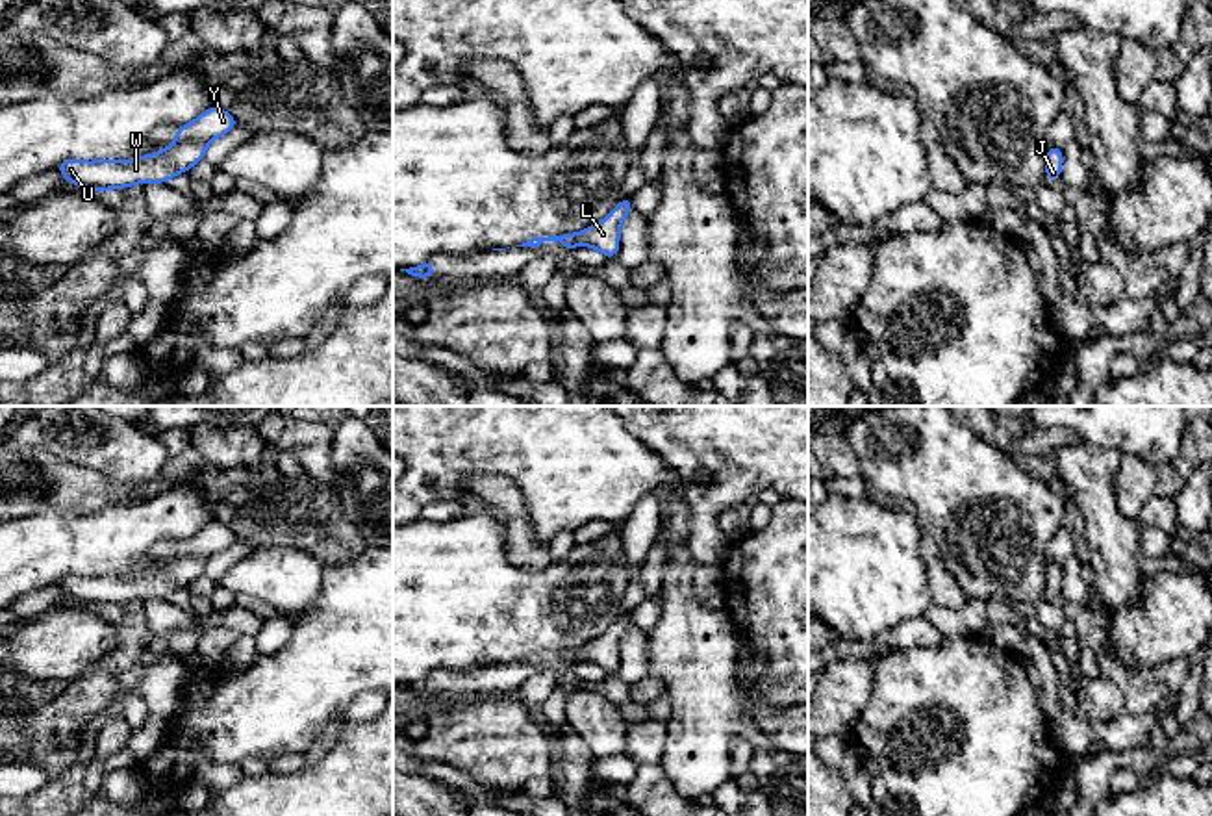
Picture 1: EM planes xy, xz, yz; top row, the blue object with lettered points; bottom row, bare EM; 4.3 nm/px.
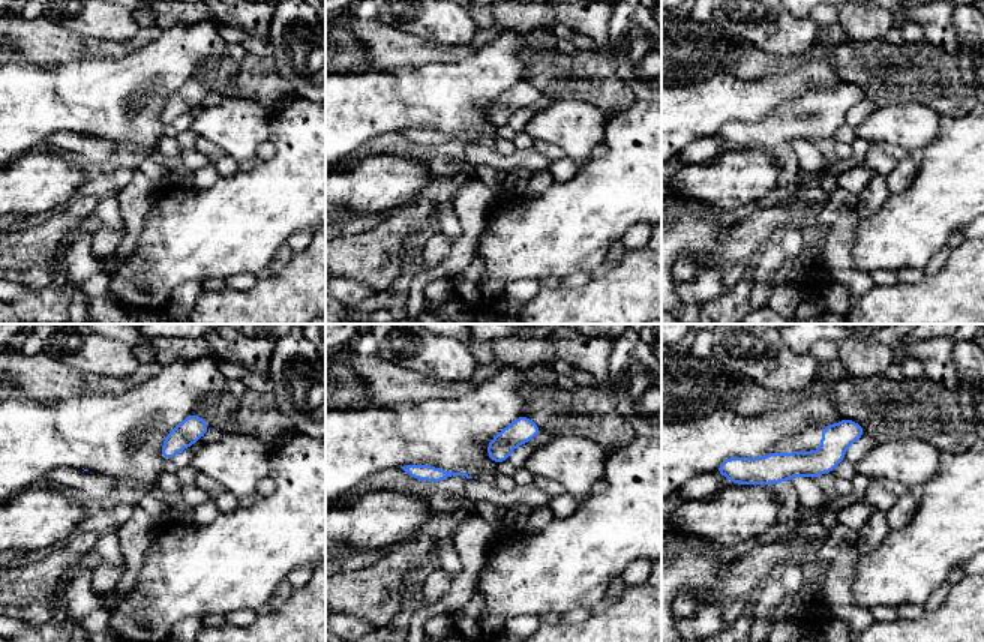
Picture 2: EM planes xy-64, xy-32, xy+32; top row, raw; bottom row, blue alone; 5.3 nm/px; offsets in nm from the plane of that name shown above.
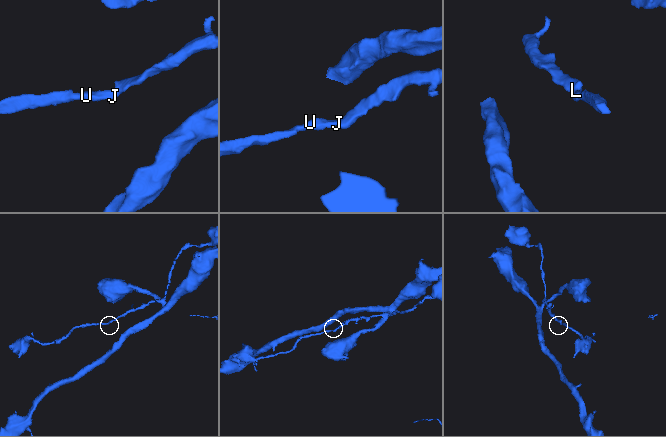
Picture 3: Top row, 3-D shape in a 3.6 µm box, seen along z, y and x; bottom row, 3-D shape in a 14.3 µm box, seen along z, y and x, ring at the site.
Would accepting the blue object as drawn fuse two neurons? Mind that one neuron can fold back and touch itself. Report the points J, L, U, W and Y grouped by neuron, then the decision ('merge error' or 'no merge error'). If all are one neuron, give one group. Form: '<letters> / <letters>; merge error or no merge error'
J L U W Y; no merge error

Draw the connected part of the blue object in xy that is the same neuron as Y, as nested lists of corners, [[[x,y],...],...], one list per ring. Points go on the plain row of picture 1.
[[[211,521],[189,540],[178,542],[176,555],[161,567],[139,571],[132,577],[65,575],[56,582],[67,597],[93,606],[132,603],[145,597],[167,599],[178,588],[187,588],[204,575],[208,560],[234,545],[237,536],[224,525]]]

